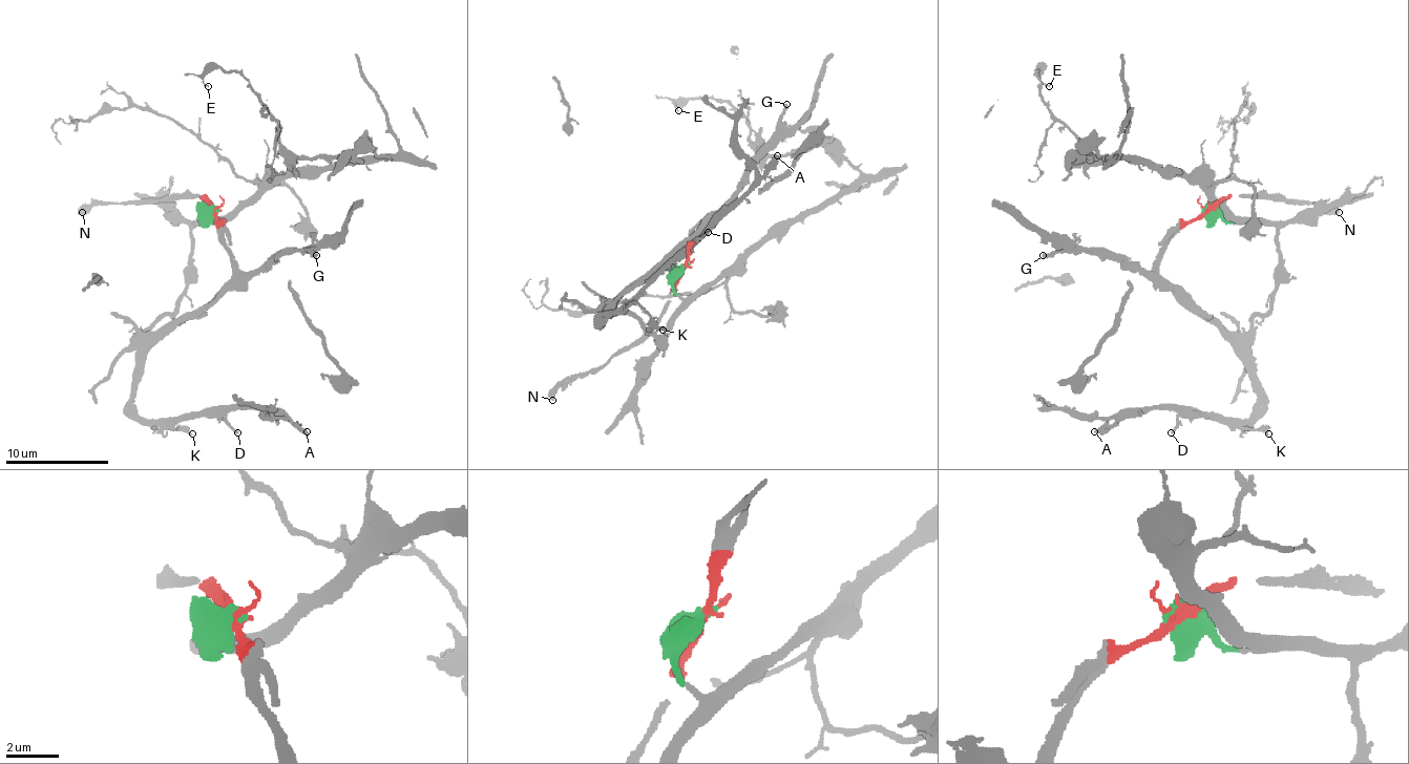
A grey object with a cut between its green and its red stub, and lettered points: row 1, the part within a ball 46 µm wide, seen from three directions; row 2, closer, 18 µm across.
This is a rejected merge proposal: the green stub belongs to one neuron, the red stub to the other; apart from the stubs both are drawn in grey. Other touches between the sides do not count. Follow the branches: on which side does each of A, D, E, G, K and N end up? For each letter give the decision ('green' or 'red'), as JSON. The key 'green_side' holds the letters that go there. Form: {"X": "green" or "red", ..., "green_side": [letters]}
{"A": "red", "D": "red", "E": "green", "G": "red", "K": "red", "N": "red", "green_side": ["E"]}

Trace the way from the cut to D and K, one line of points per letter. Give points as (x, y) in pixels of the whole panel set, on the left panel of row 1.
D: (212, 209), (233, 279), (145, 355), (132, 408), (145, 419), (221, 417), (238, 432)
K: (212, 209), (233, 279), (171, 329), (145, 355), (134, 375), (132, 408), (192, 434)

